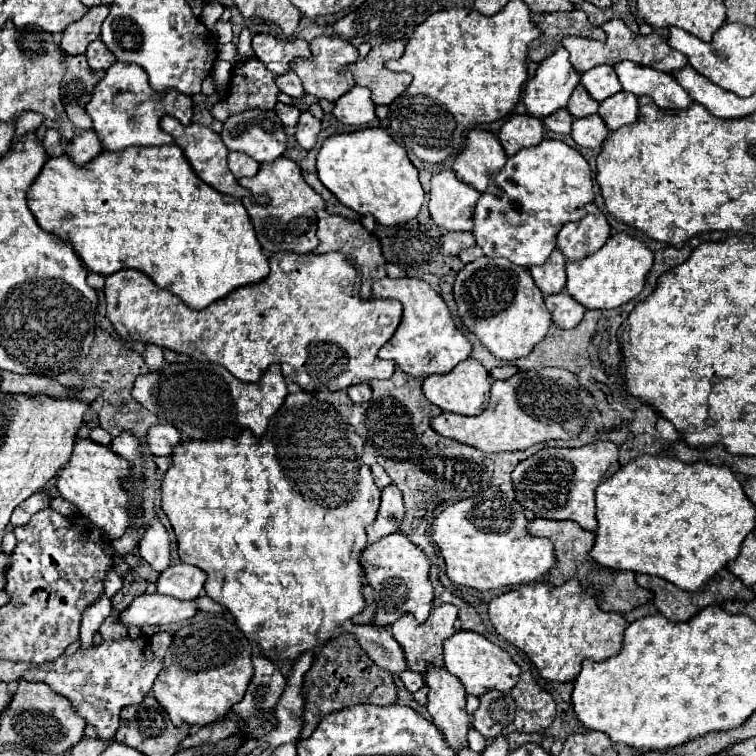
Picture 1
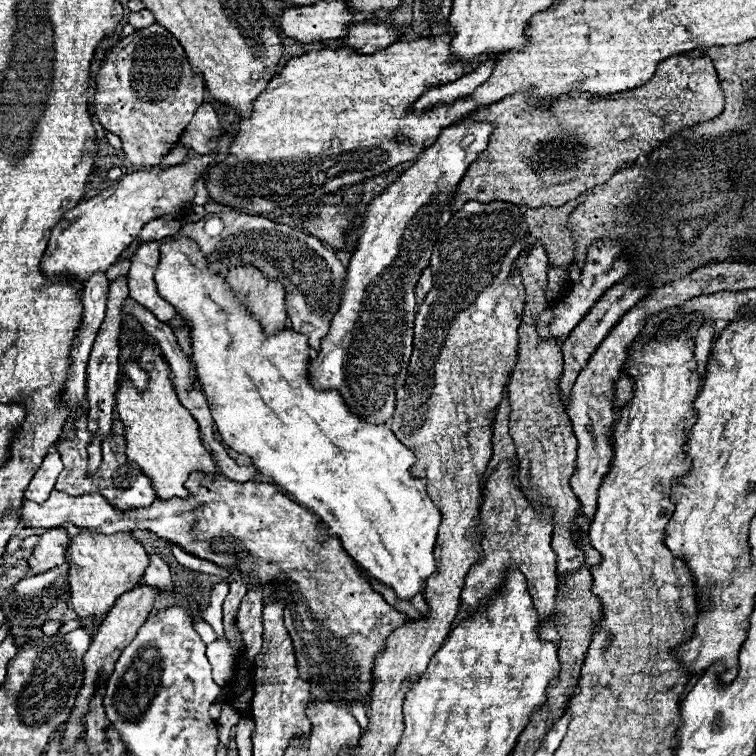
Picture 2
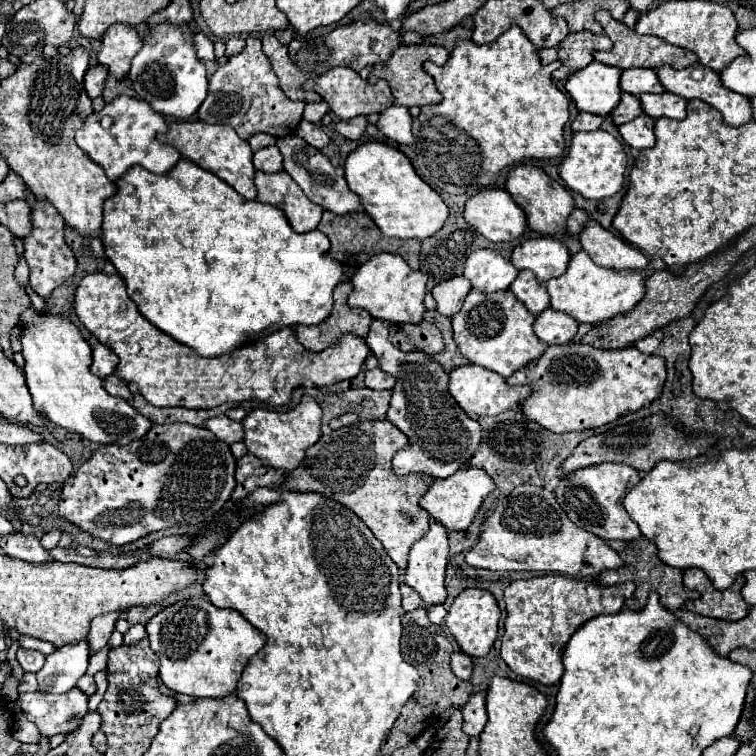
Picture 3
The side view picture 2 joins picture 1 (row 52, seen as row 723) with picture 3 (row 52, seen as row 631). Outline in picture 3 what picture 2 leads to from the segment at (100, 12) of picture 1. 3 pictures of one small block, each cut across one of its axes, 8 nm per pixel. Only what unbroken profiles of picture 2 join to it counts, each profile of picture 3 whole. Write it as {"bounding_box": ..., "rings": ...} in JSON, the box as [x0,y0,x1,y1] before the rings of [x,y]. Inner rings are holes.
{"bounding_box":[98,24,144,80],"rings":[[[114,24],[102,38],[98,62],[104,64],[110,70],[110,74],[120,80],[130,72],[130,62],[140,52],[142,44],[144,42],[134,28]]]}

